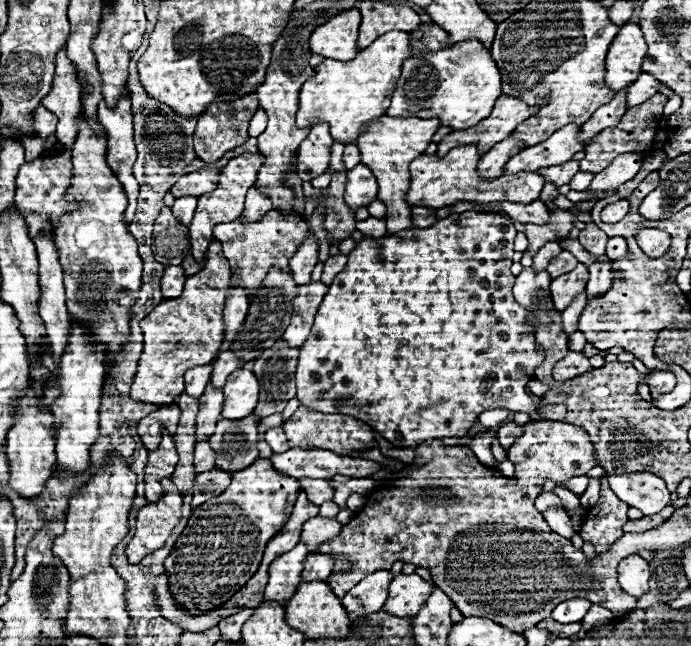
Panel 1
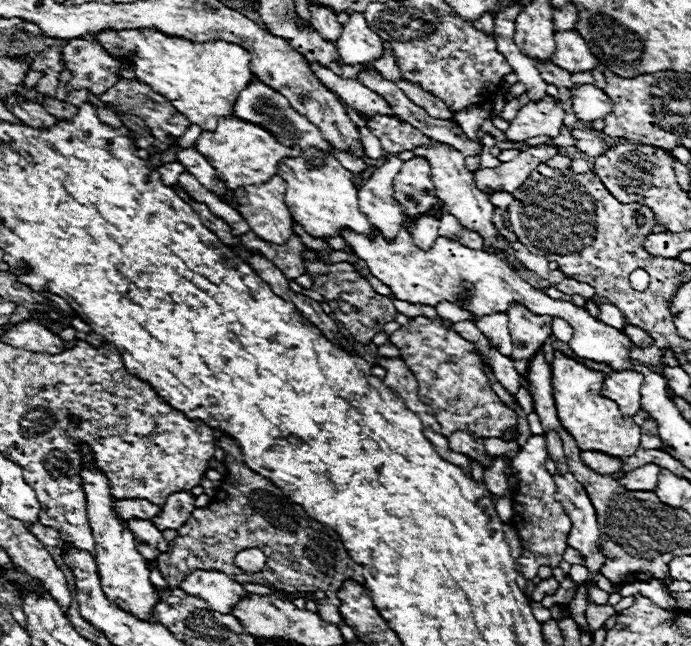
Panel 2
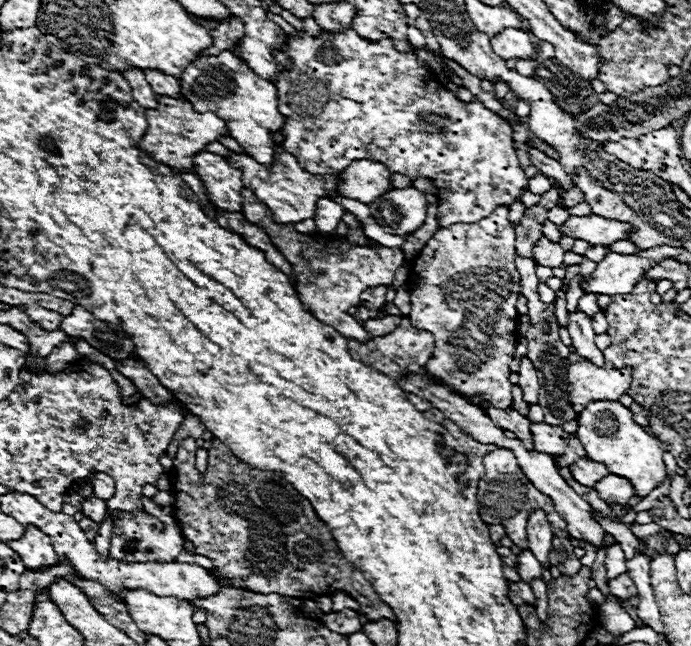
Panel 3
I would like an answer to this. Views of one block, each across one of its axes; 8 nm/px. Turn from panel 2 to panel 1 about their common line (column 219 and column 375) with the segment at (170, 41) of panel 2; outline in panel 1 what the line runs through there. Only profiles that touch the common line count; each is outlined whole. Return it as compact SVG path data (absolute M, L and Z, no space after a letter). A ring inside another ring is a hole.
M392 30L376 38L372 44L374 48L368 46L360 50L354 60L324 60L316 66L316 76L304 82L300 90L300 108L296 118L300 126L312 126L312 122L324 120L330 124L334 140L352 144L372 118L386 114L390 94L396 90L396 82L400 78L400 66L404 60L412 58L412 32Z

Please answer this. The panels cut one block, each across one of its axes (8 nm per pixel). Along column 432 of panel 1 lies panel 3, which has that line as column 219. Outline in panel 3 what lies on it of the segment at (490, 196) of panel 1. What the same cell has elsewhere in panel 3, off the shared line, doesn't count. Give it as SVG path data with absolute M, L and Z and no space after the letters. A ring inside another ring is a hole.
M212 152L194 156L194 174L202 180L210 202L222 210L242 210L242 170L230 168L226 160Z

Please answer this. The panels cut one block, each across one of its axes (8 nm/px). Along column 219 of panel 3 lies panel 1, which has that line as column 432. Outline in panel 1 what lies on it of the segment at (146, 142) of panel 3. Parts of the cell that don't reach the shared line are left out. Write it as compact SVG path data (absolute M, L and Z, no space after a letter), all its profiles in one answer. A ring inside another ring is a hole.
M380 116L372 122L372 128L360 134L356 140L360 148L360 162L366 166L372 166L372 172L378 180L378 198L386 202L388 214L388 234L394 234L396 230L404 230L404 226L412 226L410 222L410 208L404 200L408 188L410 188L410 162L424 154L426 146L432 142L434 132L440 128L438 118L392 118L392 116Z

